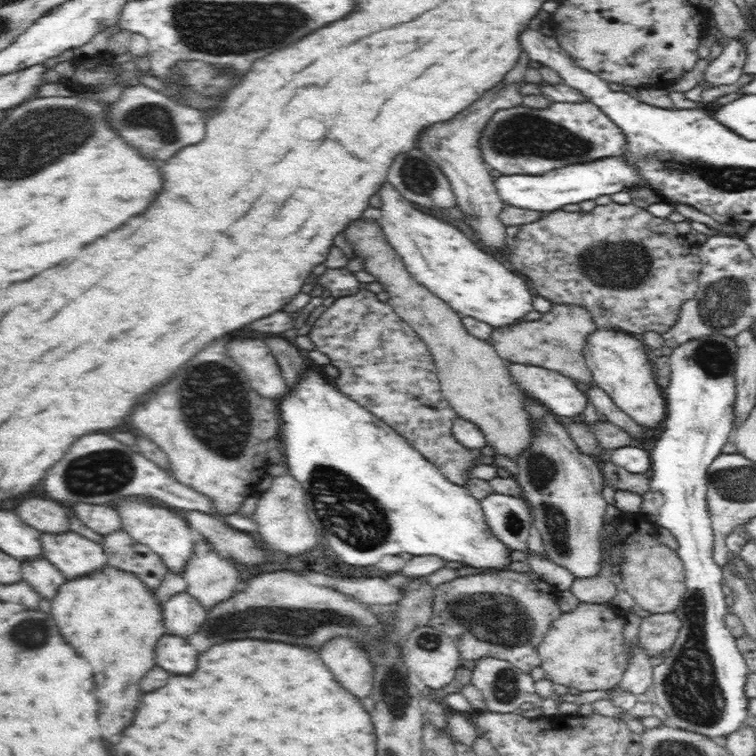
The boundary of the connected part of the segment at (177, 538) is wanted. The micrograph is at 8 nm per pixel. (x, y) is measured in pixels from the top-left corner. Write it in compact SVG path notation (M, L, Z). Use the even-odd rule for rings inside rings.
M129 499L131 502L116 502L112 506L120 515L121 528L124 529L136 543L146 545L164 561L166 568L174 573L183 574L186 562L189 562L190 554L193 554L194 542L197 542L201 534L188 521L180 517L173 510L166 507L154 506L154 503L142 501L142 499Z

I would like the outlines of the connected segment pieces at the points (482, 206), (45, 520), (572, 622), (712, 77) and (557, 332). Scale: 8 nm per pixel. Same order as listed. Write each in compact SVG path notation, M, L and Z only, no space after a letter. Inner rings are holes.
M498 83L492 90L487 90L476 102L446 122L437 122L419 134L417 146L430 160L436 162L455 193L457 206L464 215L464 224L469 226L482 250L488 254L503 255L508 237L508 227L501 221L500 213L505 207L497 196L495 179L486 163L482 162L479 140L484 135L485 126L500 109L509 109L522 105L522 95L518 93L522 83Z
M42 492L18 502L18 506L12 509L26 524L42 533L59 534L71 530L66 508L48 499Z
M580 600L572 610L562 612L557 620L550 622L550 629L538 646L545 678L567 688L576 688L582 693L588 690L608 690L618 685L629 660L623 633L625 624L626 612L606 603L588 603Z
M736 39L728 40L718 58L719 60L712 61L706 68L704 79L708 81L707 87L718 88L738 82L743 75L742 66L746 60L742 43L738 43Z
M552 303L551 308L542 313L539 319L495 330L488 342L505 362L538 366L584 384L593 384L592 374L581 353L590 332L597 327L586 309L570 304Z

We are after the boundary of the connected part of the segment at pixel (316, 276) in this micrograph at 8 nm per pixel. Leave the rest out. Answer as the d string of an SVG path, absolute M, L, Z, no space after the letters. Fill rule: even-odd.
M344 268L328 269L324 274L316 271L308 278L307 284L308 287L320 284L326 290L330 290L330 294L336 298L356 294L360 286L360 282L352 276L352 272Z

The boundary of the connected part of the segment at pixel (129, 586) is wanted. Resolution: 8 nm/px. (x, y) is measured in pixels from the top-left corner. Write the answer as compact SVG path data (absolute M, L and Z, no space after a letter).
M109 564L85 577L68 577L50 602L50 613L62 636L92 666L96 686L100 688L98 720L102 724L102 736L112 738L134 718L134 710L140 702L140 698L136 698L140 694L138 682L156 664L156 642L170 634L163 621L161 605L154 590L148 588L138 574Z

